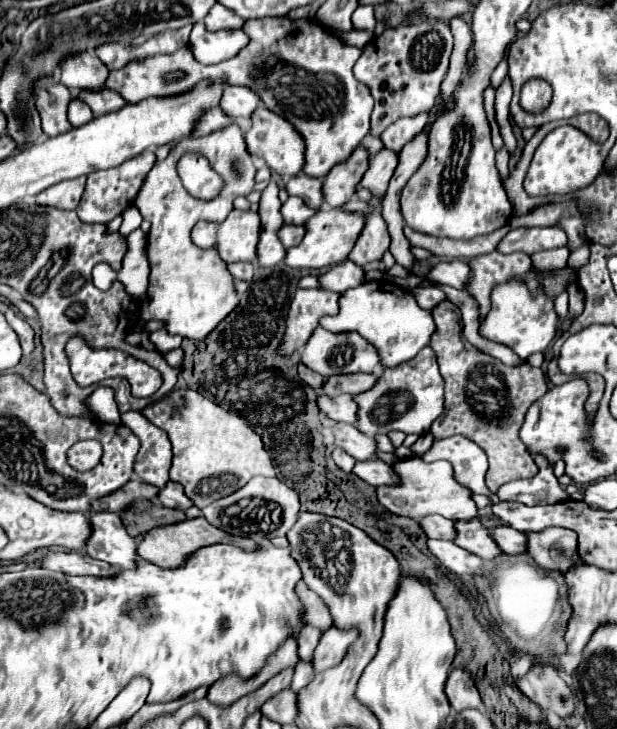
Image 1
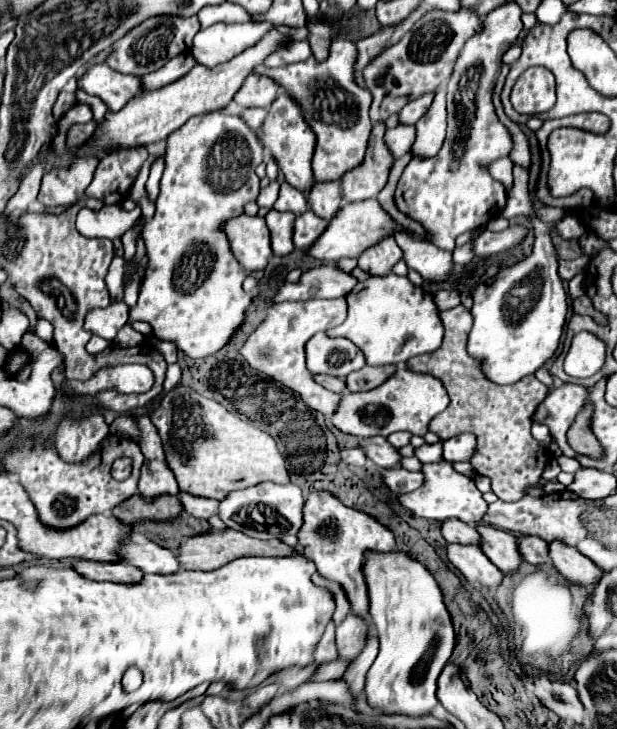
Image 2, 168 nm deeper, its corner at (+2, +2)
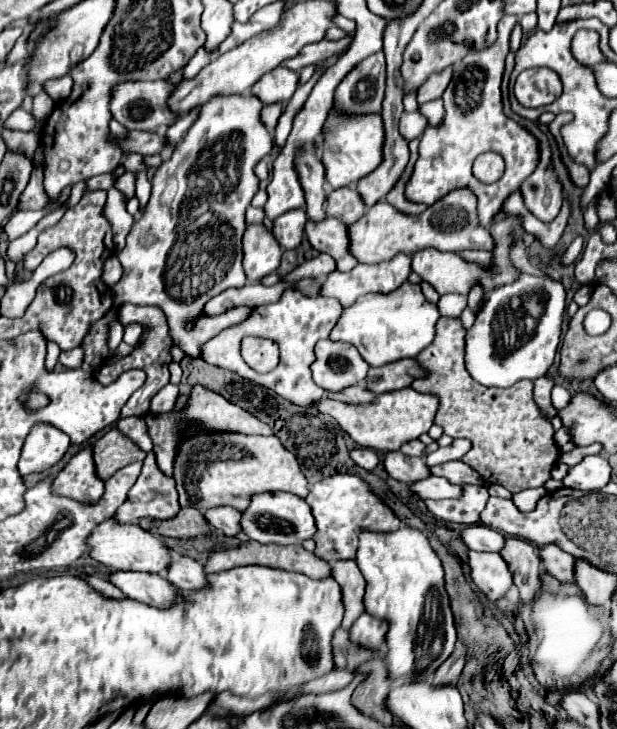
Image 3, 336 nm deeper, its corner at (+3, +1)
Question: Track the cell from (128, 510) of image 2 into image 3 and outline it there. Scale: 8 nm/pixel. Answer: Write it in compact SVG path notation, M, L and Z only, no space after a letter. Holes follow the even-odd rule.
M182 508L178 518L170 518L166 522L150 522L152 532L160 536L170 536L170 538L198 538L198 536L208 536L210 524L202 516L202 512L194 508Z

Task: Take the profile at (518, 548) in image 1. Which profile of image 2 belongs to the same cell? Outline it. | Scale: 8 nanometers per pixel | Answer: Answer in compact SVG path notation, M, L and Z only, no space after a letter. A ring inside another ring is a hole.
M523 535L519 537L519 553L525 561L533 565L547 563L547 541L533 535Z

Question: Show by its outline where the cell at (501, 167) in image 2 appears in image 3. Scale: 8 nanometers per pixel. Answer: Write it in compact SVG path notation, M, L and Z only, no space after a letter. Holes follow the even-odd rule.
M484 152L474 162L474 176L482 182L496 182L504 174L504 158L496 152Z

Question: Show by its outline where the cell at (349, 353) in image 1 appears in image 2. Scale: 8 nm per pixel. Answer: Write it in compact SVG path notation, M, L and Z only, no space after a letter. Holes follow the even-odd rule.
M317 333L307 341L307 369L311 373L327 373L347 377L365 365L361 349L345 337L327 337Z

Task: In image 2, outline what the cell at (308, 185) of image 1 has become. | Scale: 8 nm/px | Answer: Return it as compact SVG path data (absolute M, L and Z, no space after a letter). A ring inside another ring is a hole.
M315 181L307 193L307 203L317 217L329 221L341 205L339 181L325 181L325 183Z

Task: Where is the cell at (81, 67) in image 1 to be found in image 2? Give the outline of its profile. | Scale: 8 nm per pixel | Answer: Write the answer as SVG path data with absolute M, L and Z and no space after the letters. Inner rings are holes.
M97 63L77 79L77 89L87 91L89 95L97 95L111 111L119 111L131 97L141 91L141 83L135 75L123 75L105 63Z

